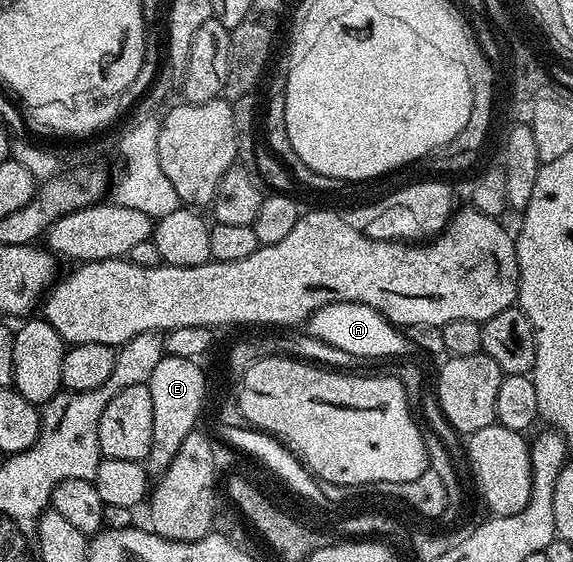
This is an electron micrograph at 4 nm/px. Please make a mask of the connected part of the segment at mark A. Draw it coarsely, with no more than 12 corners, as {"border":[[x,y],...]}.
{"border":[[362,303],[324,306],[307,332],[363,361],[399,359],[404,332]]}

